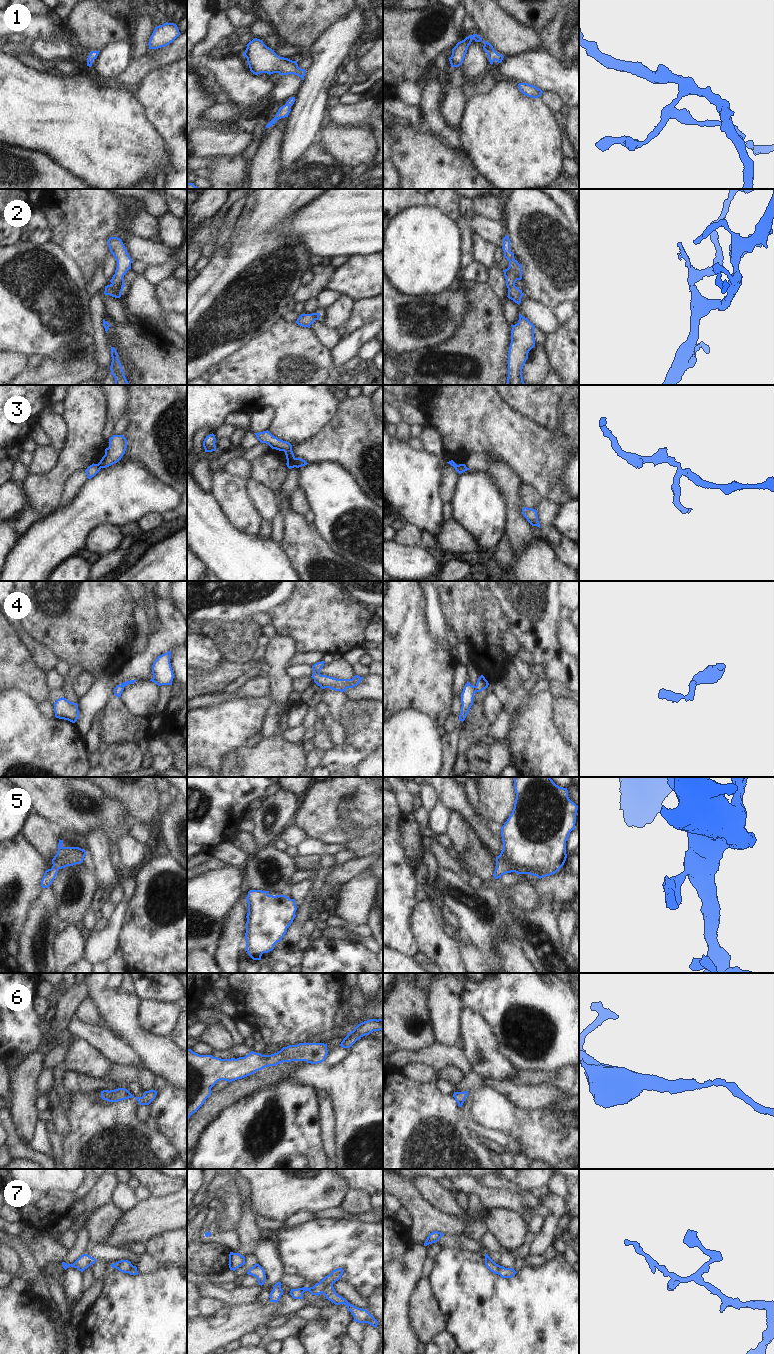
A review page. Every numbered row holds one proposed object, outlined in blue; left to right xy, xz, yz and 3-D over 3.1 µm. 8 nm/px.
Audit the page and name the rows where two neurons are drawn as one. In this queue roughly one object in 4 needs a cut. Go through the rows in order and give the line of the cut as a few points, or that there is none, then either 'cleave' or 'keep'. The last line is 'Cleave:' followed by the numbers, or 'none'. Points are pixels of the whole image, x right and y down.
1: no cut; keep
2: no cut; keep
3: cut in xz along (295, 458), (294, 466); cleave
4: no cut; keep
5: no cut; keep
6: no cut; keep
7: cut in xz along (332, 1284), (328, 1284), (321, 1292); cleave
Cleave: 3, 7

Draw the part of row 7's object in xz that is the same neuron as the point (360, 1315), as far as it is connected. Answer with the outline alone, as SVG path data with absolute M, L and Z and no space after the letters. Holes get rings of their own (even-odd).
M327 1285L322 1294L326 1296L326 1299L334 1303L335 1305L344 1304L347 1306L348 1311L354 1316L354 1320L358 1323L368 1323L373 1327L377 1327L378 1321L366 1310L362 1308L358 1308L352 1304L350 1304L345 1298L338 1295L333 1287L333 1285Z

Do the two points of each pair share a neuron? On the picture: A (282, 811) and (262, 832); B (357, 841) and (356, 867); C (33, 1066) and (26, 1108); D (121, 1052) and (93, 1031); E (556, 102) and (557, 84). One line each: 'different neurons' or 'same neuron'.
A: same neuron
B: different neurons
C: same neuron
D: same neuron
E: different neurons

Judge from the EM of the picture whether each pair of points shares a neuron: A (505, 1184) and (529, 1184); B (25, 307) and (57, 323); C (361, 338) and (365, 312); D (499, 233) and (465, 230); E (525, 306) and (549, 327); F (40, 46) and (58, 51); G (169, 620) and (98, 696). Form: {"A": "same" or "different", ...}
{"A": "different", "B": "same", "C": "different", "D": "same", "E": "same", "F": "same", "G": "same"}

